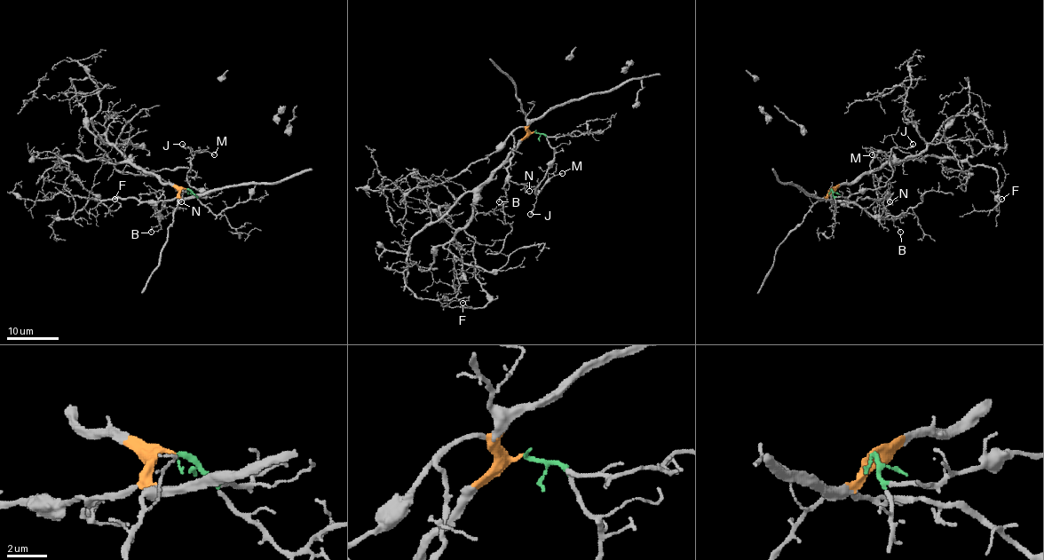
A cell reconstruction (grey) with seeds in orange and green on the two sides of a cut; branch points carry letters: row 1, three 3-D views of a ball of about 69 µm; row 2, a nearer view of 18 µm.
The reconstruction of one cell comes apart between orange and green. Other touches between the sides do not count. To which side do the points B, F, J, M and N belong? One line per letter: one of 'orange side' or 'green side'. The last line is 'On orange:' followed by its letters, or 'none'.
B: orange side
F: orange side
J: green side
M: green side
N: orange side
On orange: B, F, N

